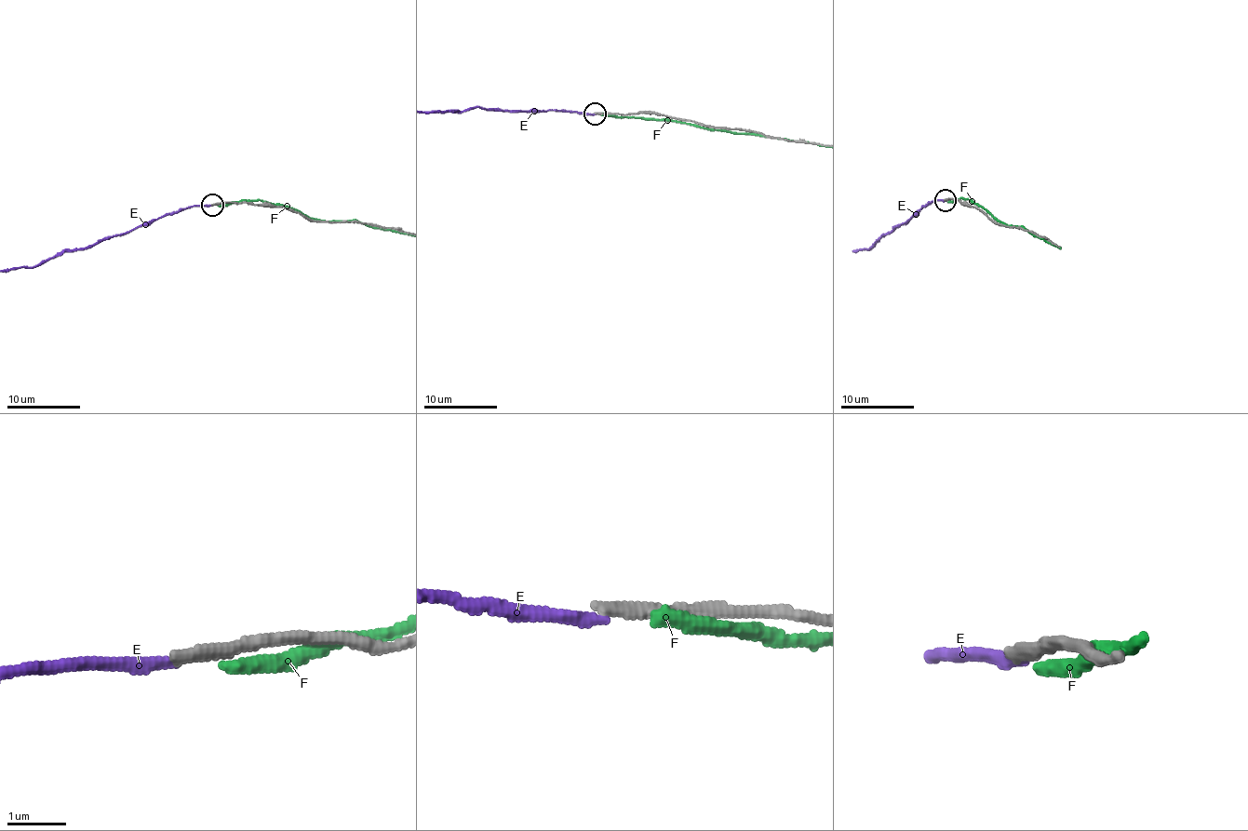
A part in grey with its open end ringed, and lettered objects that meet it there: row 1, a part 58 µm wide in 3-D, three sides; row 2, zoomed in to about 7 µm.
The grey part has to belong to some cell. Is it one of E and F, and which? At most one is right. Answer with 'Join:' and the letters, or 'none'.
Join: none

